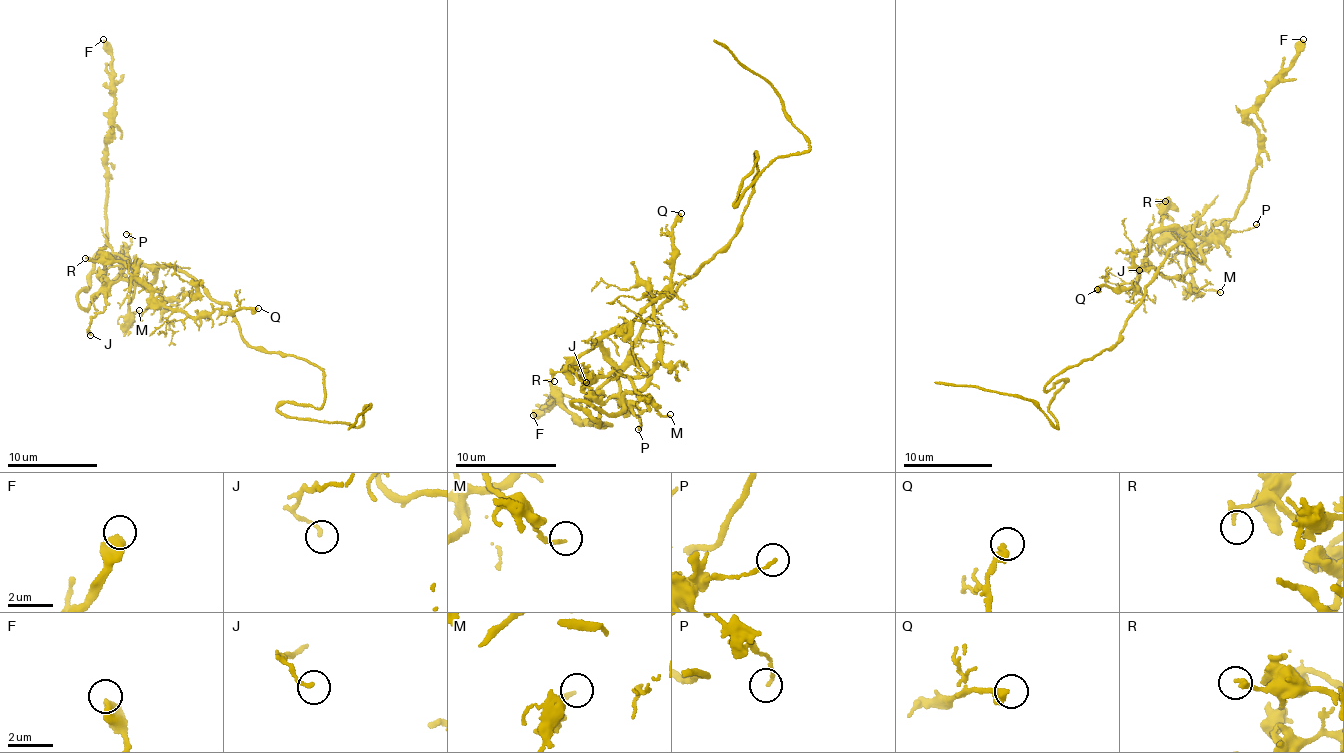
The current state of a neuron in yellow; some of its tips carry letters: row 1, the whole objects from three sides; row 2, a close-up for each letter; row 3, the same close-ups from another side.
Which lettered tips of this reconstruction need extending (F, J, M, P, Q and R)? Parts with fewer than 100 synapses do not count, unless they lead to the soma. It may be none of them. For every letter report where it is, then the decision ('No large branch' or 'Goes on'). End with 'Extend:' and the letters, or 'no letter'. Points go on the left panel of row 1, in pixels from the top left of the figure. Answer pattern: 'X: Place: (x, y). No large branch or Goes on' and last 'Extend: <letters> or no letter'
F: Place: (103, 39). No large branch
J: Place: (90, 335). No large branch
M: Place: (139, 310). No large branch
P: Place: (126, 234). No large branch
Q: Place: (258, 308). No large branch
R: Place: (85, 258). No large branch
Extend: no letter

